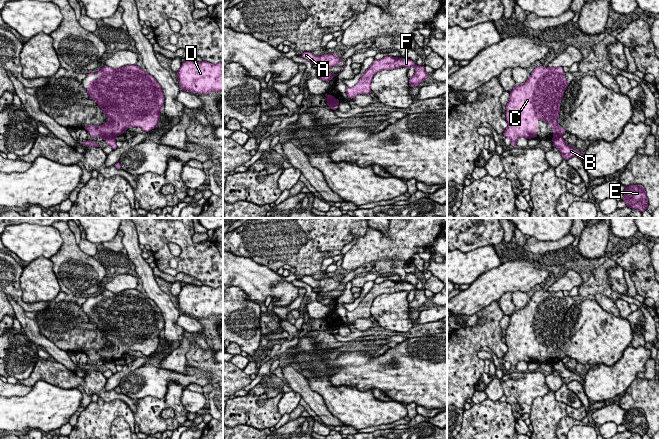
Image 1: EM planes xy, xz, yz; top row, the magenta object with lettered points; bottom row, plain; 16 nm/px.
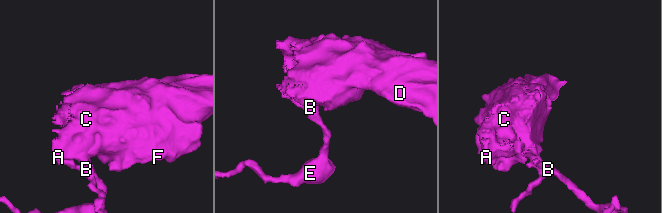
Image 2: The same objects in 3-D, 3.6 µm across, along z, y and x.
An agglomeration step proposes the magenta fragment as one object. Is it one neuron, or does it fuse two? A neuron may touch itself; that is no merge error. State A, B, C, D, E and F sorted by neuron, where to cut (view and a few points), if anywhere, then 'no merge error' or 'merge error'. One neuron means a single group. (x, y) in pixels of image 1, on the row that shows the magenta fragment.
A C D F / B E | xy (113, 137), (104, 139) | merge error

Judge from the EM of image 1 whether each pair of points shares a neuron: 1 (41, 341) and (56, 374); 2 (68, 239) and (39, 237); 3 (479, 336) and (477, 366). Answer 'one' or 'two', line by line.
1: two
2: two
3: one

